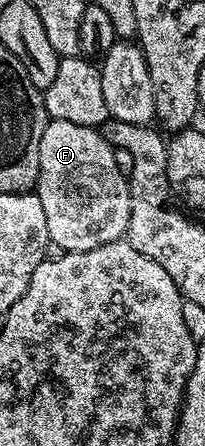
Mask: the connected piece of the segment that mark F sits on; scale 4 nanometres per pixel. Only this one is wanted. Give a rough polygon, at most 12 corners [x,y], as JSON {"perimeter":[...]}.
{"perimeter":[[97,128],[40,134],[36,193],[50,243],[126,235],[130,181]]}

